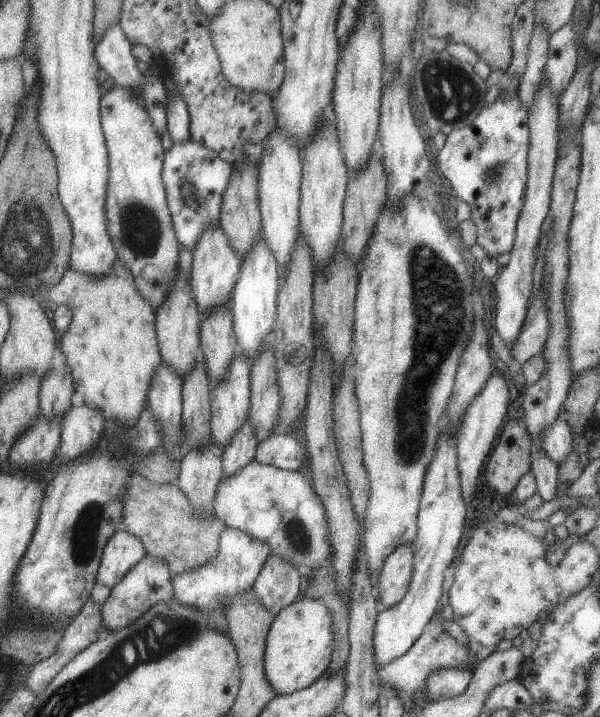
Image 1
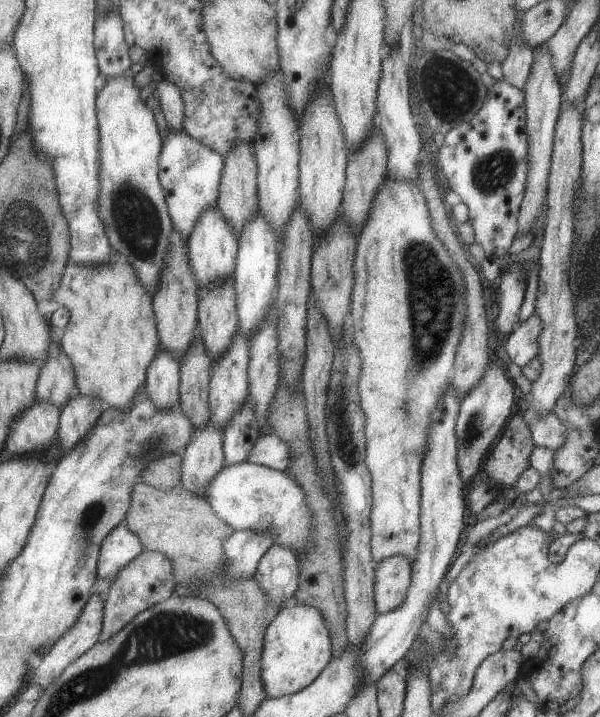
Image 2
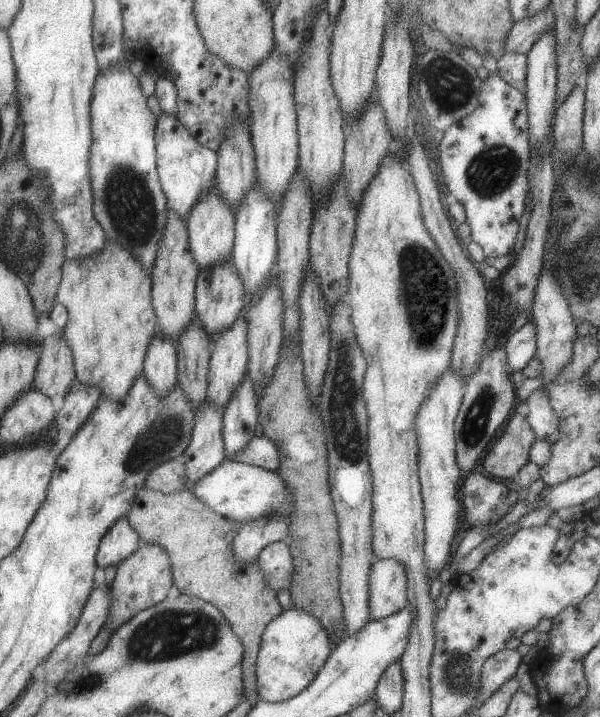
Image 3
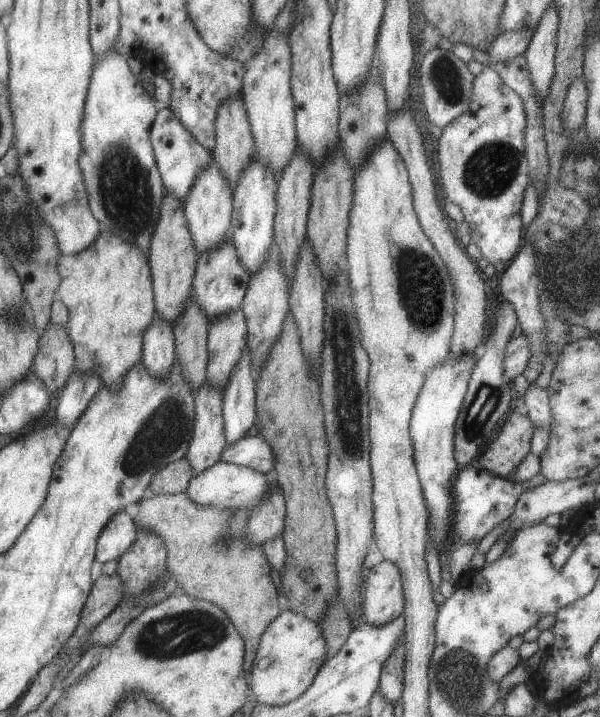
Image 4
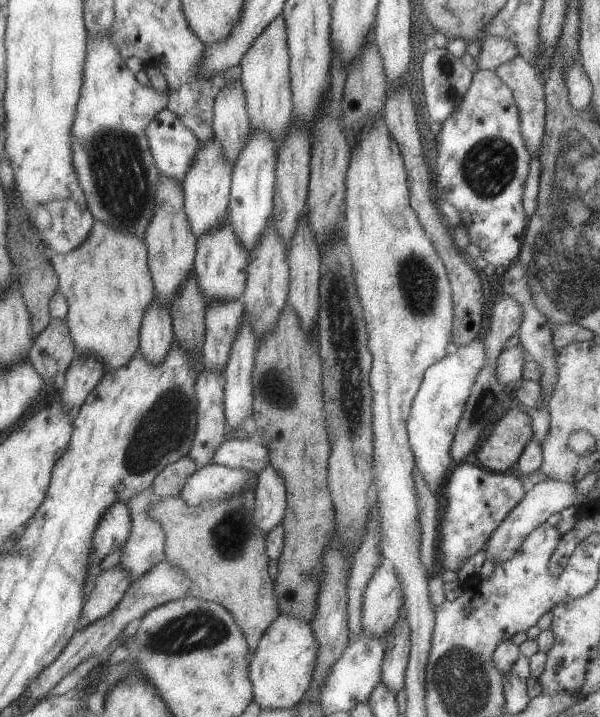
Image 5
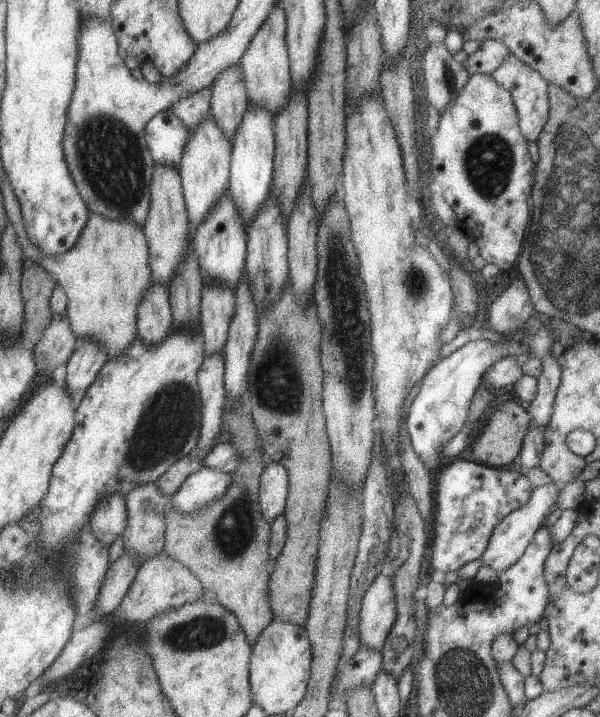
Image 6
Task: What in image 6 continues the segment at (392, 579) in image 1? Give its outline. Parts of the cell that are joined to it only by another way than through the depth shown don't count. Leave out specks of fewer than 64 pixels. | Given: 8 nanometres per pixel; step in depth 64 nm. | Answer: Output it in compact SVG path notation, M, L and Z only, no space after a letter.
M379 573L360 600L359 642L381 652L395 622L395 599L391 578Z

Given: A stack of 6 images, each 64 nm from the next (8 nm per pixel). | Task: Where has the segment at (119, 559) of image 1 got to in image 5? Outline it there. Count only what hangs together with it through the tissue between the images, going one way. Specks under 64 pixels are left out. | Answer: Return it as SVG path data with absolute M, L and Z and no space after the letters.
M125 502L111 504L101 516L95 532L93 532L93 550L103 559L113 550L122 548L131 530L131 517Z

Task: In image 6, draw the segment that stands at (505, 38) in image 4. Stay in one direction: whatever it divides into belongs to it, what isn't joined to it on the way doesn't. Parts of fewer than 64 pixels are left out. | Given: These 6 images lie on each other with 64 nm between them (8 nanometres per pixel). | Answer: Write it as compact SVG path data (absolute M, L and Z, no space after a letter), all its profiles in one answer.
M482 40L475 52L467 55L465 61L461 62L461 66L464 66L470 75L490 74L501 64L501 60L505 60L507 54L510 52L501 42Z

